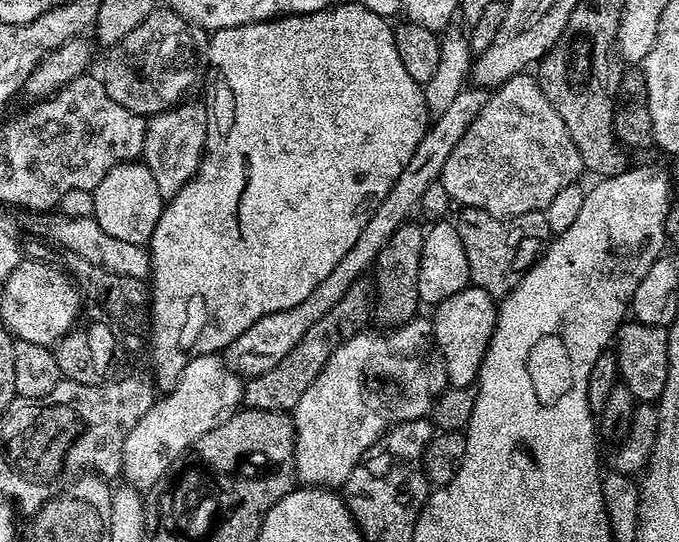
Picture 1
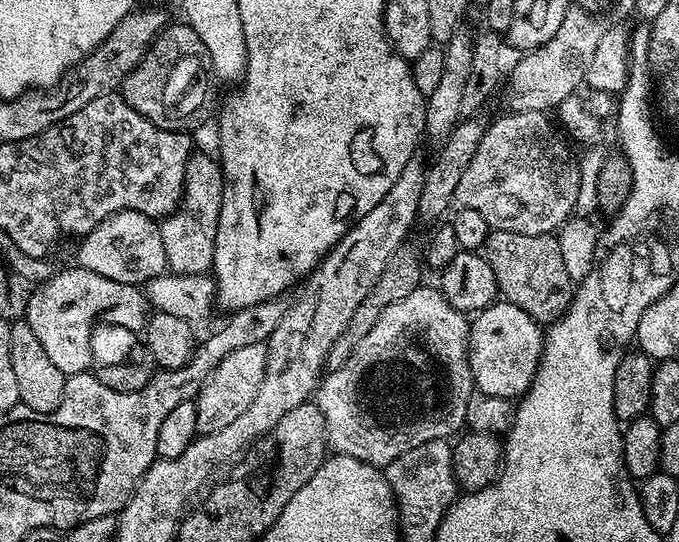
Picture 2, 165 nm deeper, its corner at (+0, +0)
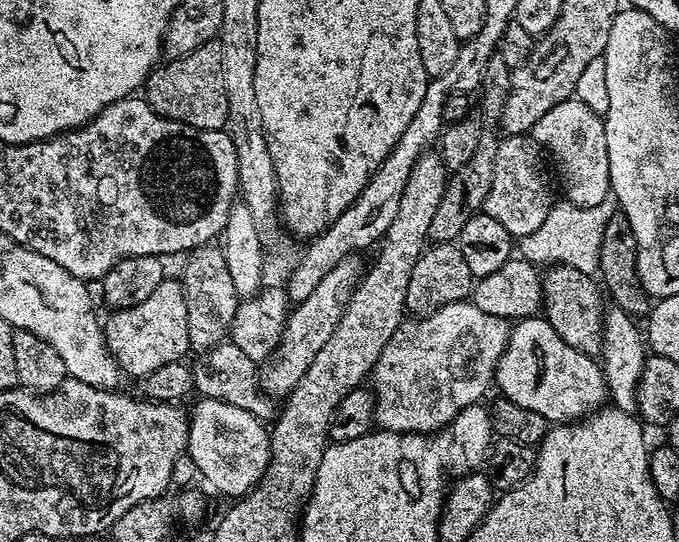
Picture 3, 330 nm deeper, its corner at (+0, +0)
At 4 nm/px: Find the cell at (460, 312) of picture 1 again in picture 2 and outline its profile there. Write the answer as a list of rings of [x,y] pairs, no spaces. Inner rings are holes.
[[[493,302],[475,313],[468,330],[468,361],[475,391],[507,400],[523,396],[540,365],[544,337],[541,325],[513,304]]]

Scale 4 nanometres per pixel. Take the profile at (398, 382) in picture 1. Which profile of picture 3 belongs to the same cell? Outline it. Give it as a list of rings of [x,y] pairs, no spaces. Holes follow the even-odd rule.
[[[468,300],[447,304],[428,316],[405,318],[372,367],[370,391],[376,397],[375,423],[386,432],[439,432],[463,408],[485,399],[488,387],[493,387],[500,356],[508,345],[509,331],[509,321],[486,314],[486,310],[478,310],[478,306]]]

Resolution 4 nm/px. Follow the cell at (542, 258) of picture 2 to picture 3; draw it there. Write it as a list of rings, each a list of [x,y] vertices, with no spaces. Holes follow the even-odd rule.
[[[551,265],[542,276],[544,290],[542,312],[550,322],[550,326],[554,326],[554,330],[558,330],[558,334],[562,338],[562,342],[566,342],[566,346],[596,358],[601,355],[604,347],[606,300],[602,295],[601,285],[592,279],[593,277],[589,273],[574,270],[574,266]],[[600,292],[602,297],[600,297]]]

